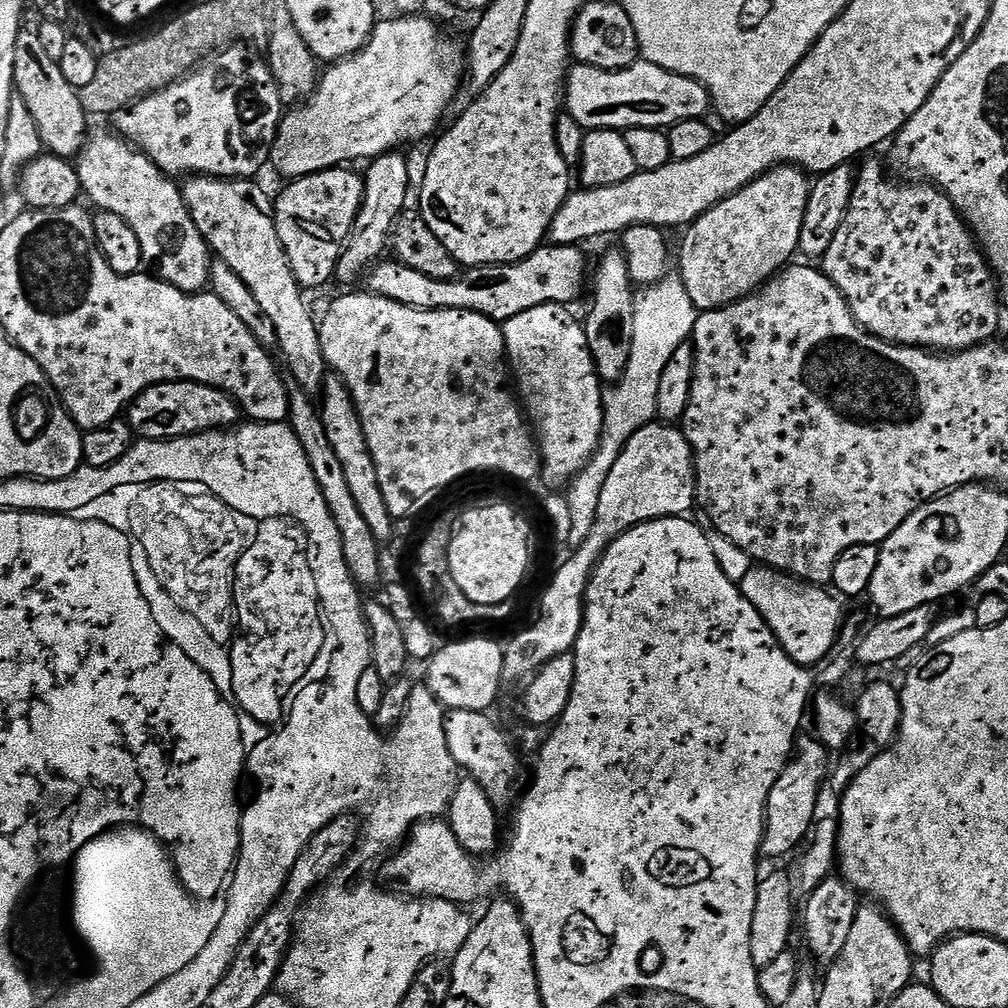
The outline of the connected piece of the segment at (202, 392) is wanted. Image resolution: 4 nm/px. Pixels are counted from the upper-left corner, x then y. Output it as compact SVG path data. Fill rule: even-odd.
M193 380L155 384L153 388L147 388L126 409L128 425L137 437L145 440L177 440L179 436L228 430L241 419L241 416L240 405L223 390L209 384L195 384Z

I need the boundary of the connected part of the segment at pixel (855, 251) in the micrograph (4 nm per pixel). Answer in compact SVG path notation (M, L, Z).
M865 159L864 165L856 172L856 185L852 191L850 204L846 216L842 218L842 226L838 226L838 234L834 234L834 242L830 242L830 250L822 257L822 271L834 282L834 286L847 300L854 318L872 336L879 340L889 340L891 344L909 344L912 348L926 348L941 354L965 352L967 348L974 348L978 344L991 341L992 336L1000 328L1000 311L1002 305L998 291L998 280L994 275L983 251L978 247L976 237L971 228L965 224L956 207L950 202L945 192L941 192L931 182L908 182L912 184L895 184L884 177L884 168L876 160Z

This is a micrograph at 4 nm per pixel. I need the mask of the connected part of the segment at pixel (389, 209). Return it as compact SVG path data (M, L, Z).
M399 151L384 152L367 165L368 173L363 173L364 197L360 200L360 209L354 218L354 226L344 244L344 253L336 264L335 279L354 280L362 272L367 273L381 259L380 256L390 244L392 228L396 217L405 211L408 200L408 160L399 156Z

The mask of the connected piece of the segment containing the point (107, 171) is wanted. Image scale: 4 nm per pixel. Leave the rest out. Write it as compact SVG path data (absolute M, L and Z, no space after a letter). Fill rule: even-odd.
M93 131L75 161L83 195L89 196L99 211L118 214L118 218L134 226L145 261L156 264L159 279L183 292L205 291L212 279L214 256L198 226L194 226L181 185L165 176L149 156L132 147L123 136L107 131Z

